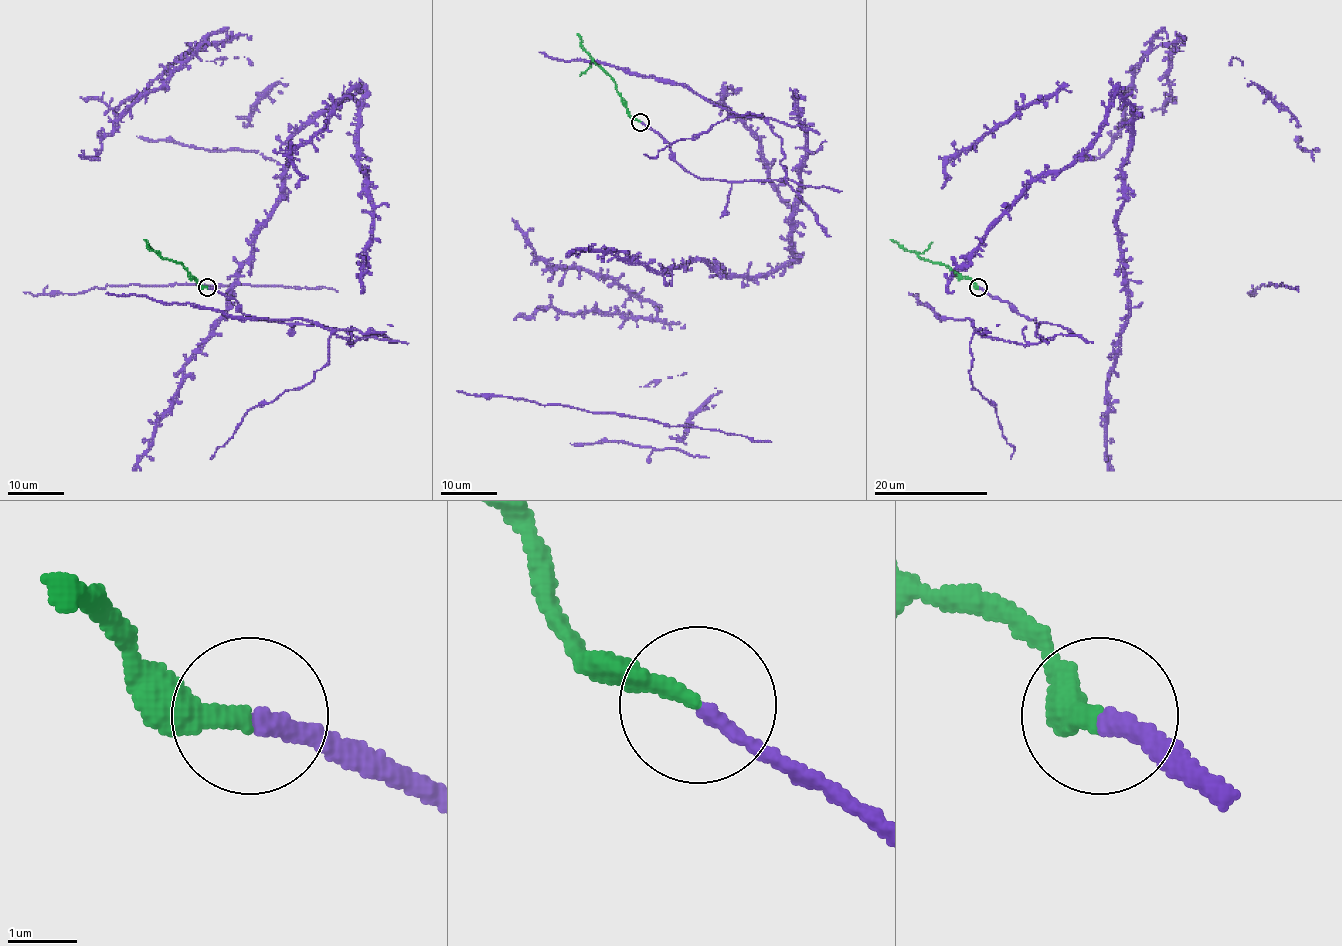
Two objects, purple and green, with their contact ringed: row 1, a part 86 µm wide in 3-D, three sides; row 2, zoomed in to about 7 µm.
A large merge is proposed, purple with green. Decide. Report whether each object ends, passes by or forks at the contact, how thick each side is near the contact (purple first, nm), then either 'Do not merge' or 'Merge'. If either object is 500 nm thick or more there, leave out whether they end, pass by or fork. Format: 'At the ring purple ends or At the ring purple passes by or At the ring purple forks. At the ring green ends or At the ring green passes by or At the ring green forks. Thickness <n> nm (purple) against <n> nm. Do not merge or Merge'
At the ring purple ends. At the ring green ends. Thickness 220 nm (purple) against 280 nm. Merge

